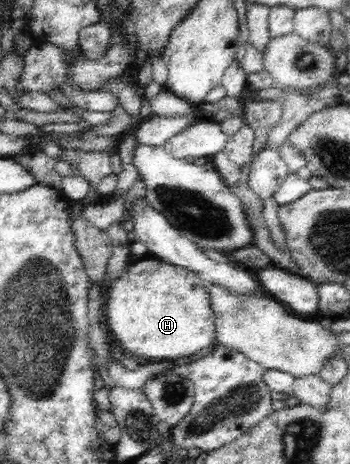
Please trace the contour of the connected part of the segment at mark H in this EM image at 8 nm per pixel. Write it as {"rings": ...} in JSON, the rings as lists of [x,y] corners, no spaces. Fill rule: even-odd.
{"rings":[[[149,255],[131,263],[122,278],[108,290],[106,300],[103,301],[103,310],[113,338],[128,352],[145,359],[170,361],[192,356],[202,348],[216,343],[215,314],[210,307],[210,295],[204,288],[204,282],[195,272],[166,264]]]}

